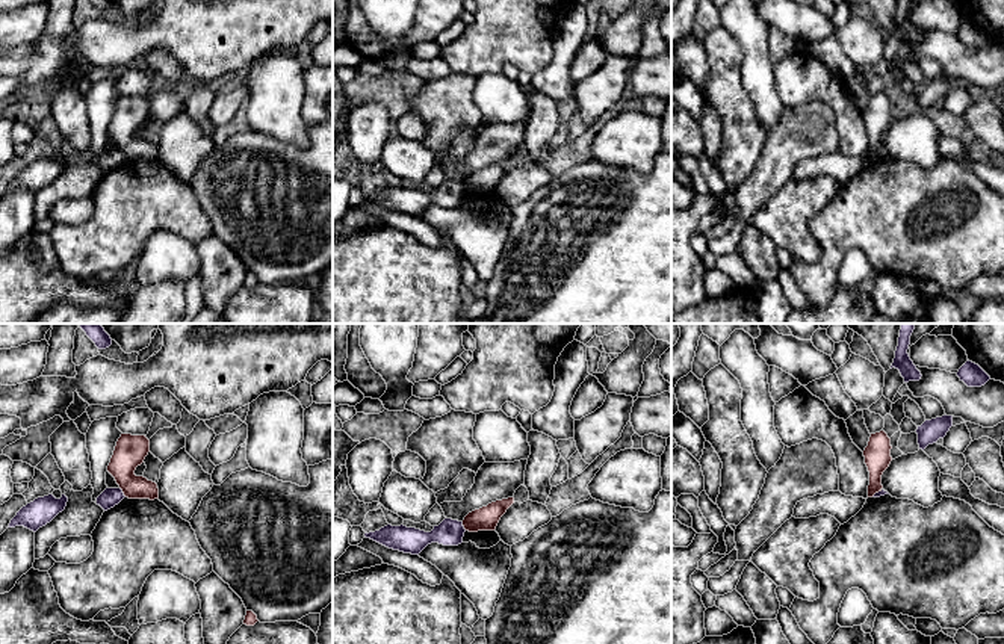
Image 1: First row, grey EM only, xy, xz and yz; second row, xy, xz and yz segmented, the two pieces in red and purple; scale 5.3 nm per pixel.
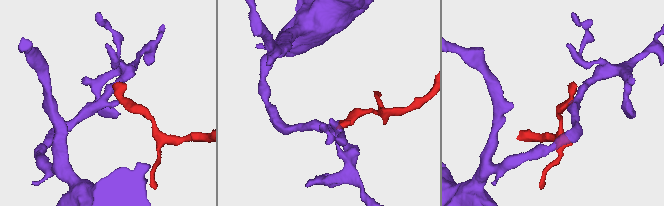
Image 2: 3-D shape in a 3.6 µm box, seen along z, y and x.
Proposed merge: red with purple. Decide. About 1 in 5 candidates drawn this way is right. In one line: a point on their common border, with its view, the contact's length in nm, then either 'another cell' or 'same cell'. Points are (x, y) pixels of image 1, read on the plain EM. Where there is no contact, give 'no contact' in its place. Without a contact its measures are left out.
meets red in xy at (123, 153); contact 70 nm long; another cell

